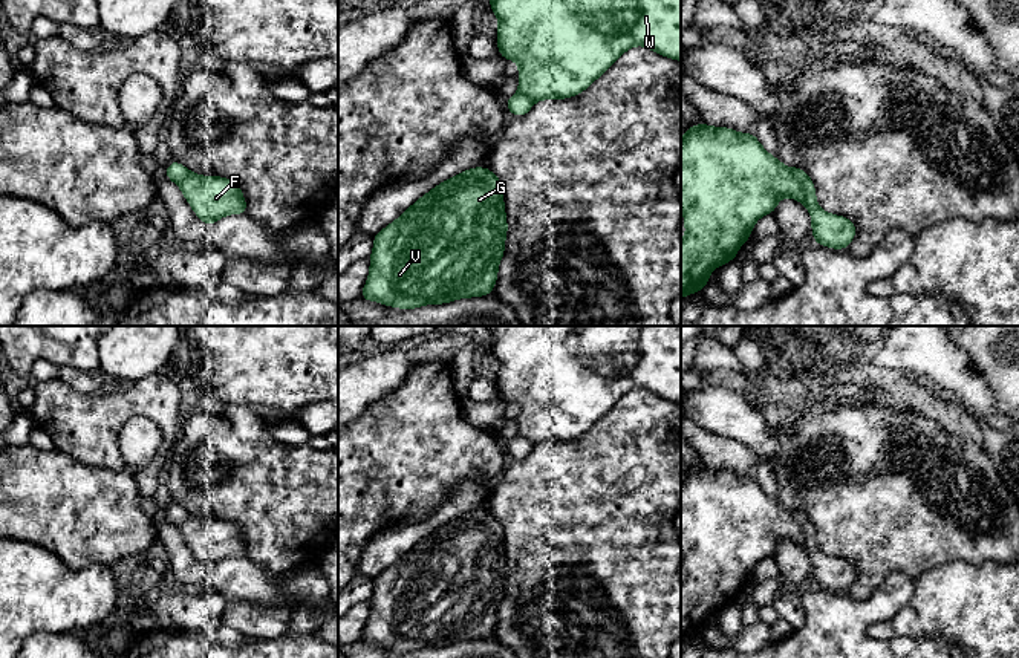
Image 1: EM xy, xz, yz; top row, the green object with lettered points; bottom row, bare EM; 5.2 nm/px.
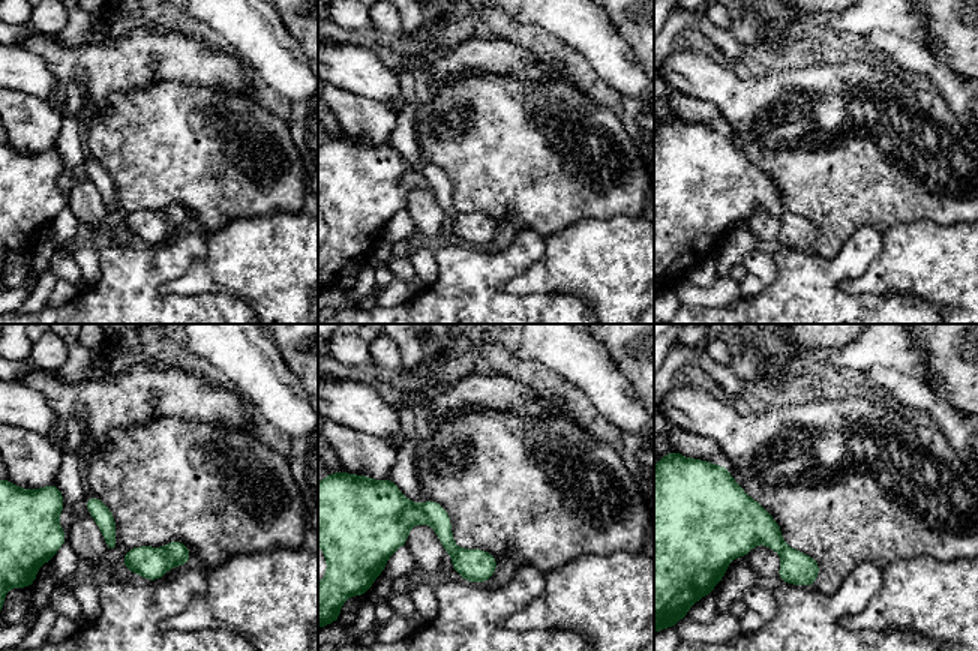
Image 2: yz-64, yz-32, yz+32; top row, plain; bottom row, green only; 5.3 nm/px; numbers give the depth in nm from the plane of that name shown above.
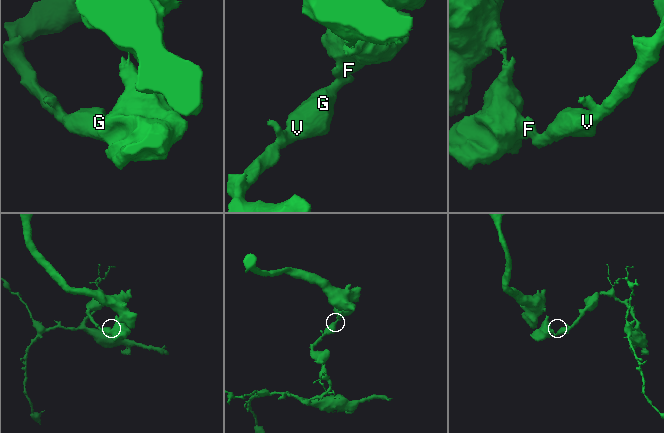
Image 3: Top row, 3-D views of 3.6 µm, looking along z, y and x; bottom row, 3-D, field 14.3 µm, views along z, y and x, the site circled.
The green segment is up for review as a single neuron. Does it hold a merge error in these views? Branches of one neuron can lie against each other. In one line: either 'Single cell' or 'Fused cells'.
Fused cells

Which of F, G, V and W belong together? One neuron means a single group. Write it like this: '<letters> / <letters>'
F W / G V

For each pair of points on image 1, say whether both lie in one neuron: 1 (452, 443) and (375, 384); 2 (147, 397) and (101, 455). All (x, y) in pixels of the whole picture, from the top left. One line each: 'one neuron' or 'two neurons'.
1: two neurons
2: one neuron

